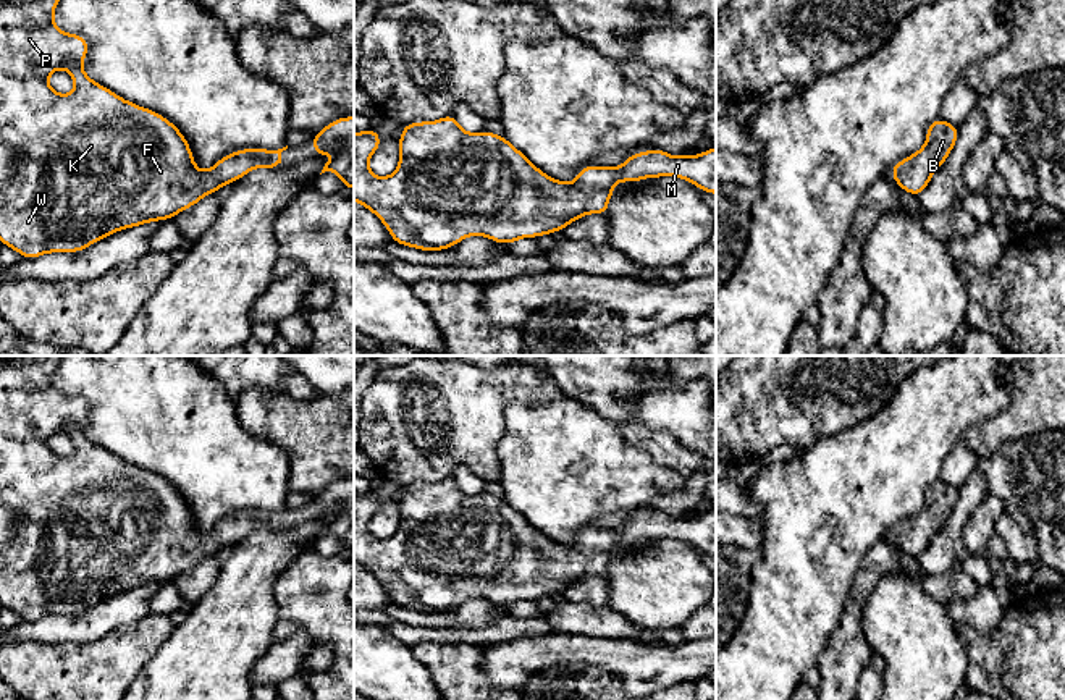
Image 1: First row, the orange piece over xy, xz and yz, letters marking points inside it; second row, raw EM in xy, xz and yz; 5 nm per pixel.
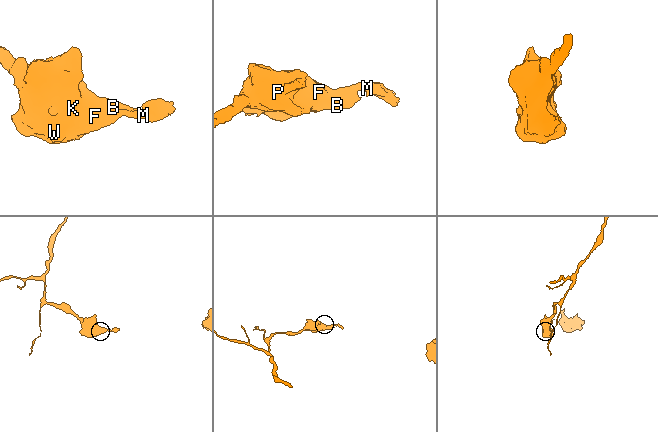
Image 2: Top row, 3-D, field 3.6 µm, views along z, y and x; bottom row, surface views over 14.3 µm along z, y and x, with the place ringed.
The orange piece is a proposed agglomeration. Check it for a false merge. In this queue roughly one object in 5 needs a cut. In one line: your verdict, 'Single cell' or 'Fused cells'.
Single cell

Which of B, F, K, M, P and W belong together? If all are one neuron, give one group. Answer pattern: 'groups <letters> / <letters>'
groups B F K M P W

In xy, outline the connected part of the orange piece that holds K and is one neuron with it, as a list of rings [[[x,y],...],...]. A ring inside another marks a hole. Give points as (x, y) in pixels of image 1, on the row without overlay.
[[[0,356],[0,603],[3,608],[19,614],[24,621],[36,621],[50,614],[79,614],[120,592],[175,580],[181,572],[187,572],[225,546],[236,545],[254,530],[280,530],[281,514],[286,512],[288,508],[278,512],[241,511],[221,519],[210,532],[200,533],[196,529],[189,504],[170,482],[121,461],[84,435],[82,420],[89,417],[87,403],[81,396],[63,394],[53,385],[53,375],[61,359],[63,356]],[[61,430],[68,432],[74,445],[74,453],[66,458],[55,454],[47,443],[53,433]]]

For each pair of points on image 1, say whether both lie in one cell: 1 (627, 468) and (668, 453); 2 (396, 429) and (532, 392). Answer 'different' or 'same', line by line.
1: different
2: same

